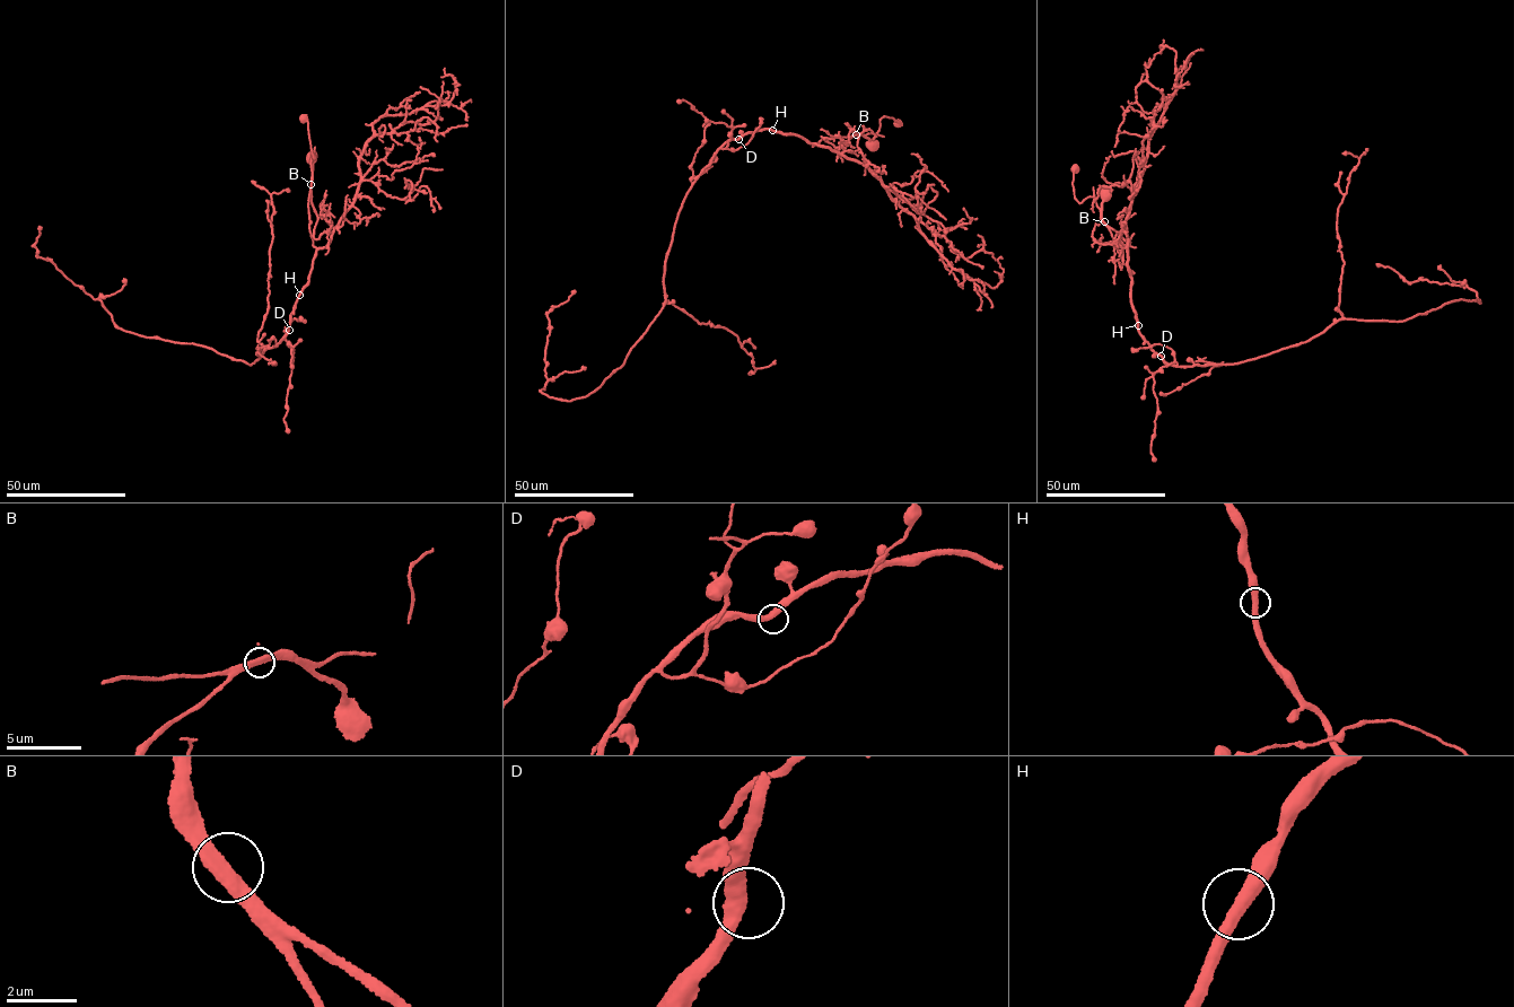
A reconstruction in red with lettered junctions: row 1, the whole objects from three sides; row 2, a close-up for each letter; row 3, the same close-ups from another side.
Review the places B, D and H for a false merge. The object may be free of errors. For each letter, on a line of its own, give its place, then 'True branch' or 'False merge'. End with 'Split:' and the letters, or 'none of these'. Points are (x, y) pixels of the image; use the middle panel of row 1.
B: Place: (856, 134). False merge
D: Place: (738, 139). True branch
H: Place: (772, 130). True branch
Split: B

